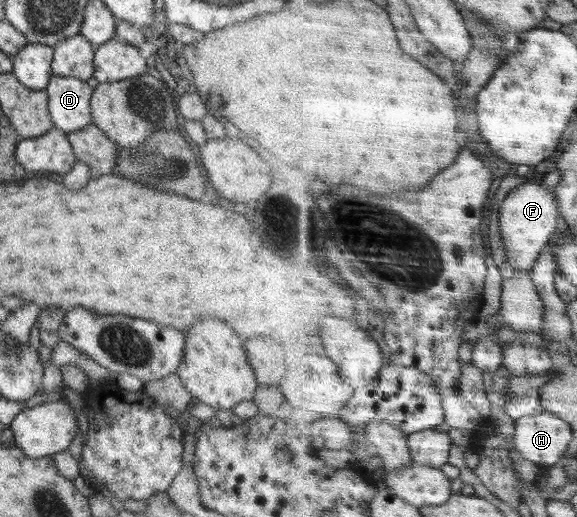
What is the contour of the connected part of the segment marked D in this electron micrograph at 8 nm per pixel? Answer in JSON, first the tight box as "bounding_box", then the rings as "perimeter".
{"bounding_box":[46,75,94,133],"perimeter":[[[53,75],[46,86],[46,92],[54,127],[68,133],[92,124],[90,100],[94,89],[87,81]]]}

